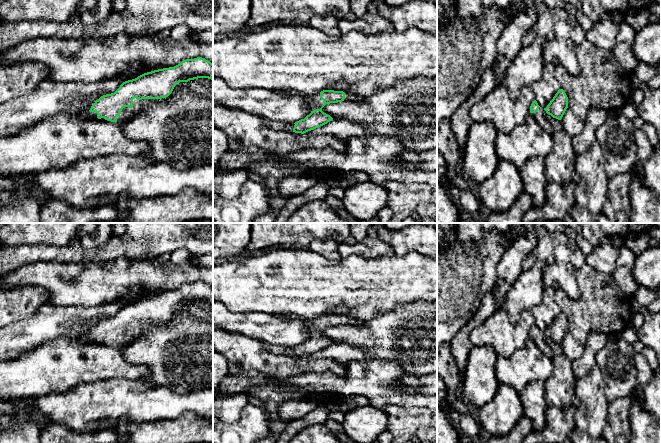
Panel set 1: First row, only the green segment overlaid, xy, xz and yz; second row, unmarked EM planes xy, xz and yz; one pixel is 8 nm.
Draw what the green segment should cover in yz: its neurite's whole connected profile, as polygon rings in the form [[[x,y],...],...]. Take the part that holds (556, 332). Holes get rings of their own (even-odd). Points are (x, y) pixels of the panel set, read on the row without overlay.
[[[559,313],[546,332],[541,332],[534,324],[530,330],[530,339],[532,339],[539,350],[548,358],[552,359],[553,353],[547,342],[551,339],[553,342],[561,344],[568,332],[568,321],[563,313]]]

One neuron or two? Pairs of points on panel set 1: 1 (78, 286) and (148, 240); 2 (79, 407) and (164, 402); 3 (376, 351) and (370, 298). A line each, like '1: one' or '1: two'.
1: two
2: one
3: two

